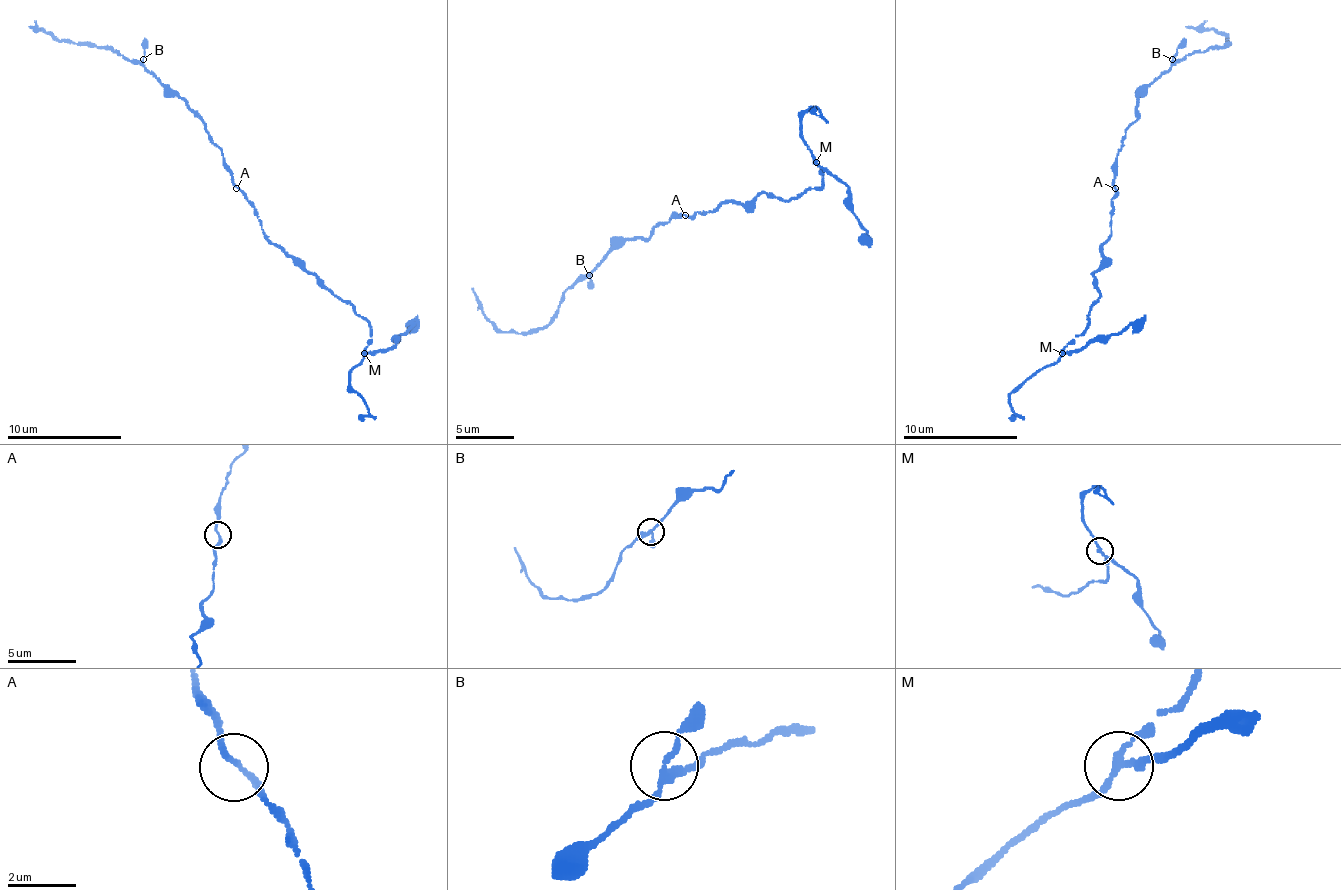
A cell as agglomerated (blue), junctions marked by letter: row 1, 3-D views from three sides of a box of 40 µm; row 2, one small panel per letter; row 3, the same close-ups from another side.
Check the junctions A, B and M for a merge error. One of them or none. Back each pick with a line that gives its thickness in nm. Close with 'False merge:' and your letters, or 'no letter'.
M: calibre 170 nm
False merge: M

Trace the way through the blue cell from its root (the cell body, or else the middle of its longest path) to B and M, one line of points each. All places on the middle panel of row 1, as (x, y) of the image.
B: (688, 215), (676, 215), (661, 221), (647, 239), (623, 239), (588, 274)
M: (688, 215), (749, 204), (764, 192), (799, 198), (822, 186), (817, 163)

